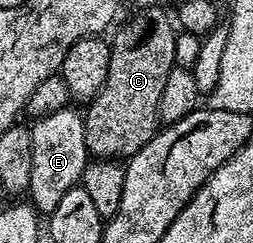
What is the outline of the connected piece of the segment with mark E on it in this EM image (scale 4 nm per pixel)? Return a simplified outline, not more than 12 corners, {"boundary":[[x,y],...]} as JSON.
{"boundary":[[68,106],[30,125],[29,200],[49,214],[89,163]]}

